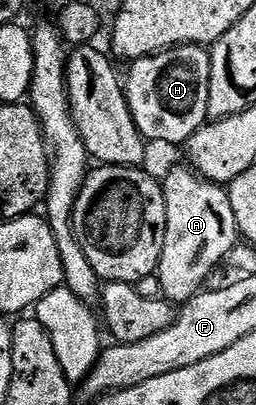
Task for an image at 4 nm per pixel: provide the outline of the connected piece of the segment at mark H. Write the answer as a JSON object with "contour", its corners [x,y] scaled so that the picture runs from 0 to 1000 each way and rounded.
{"contour":[[[723,106],[699,116],[660,116],[605,136],[527,146],[504,158],[508,178],[484,185],[492,247],[539,323],[559,343],[617,353],[723,356],[813,294],[813,200],[820,198],[820,131],[801,114]]]}

